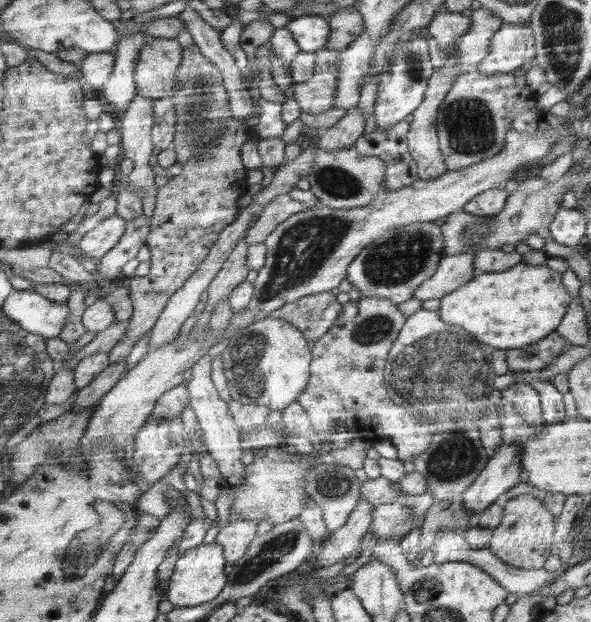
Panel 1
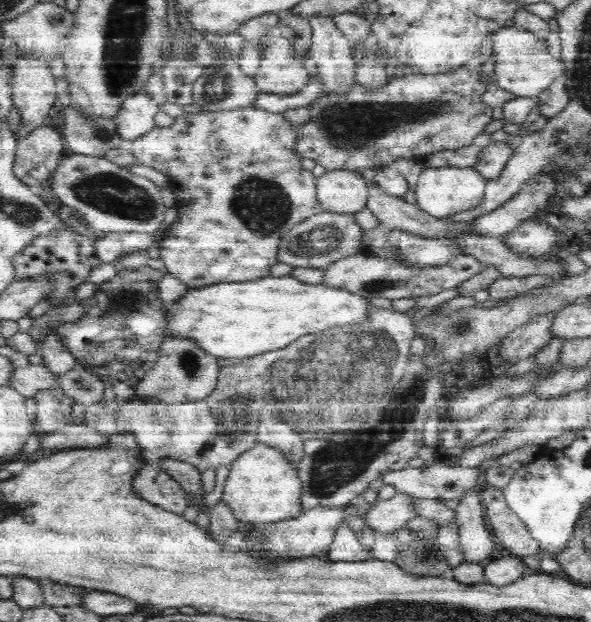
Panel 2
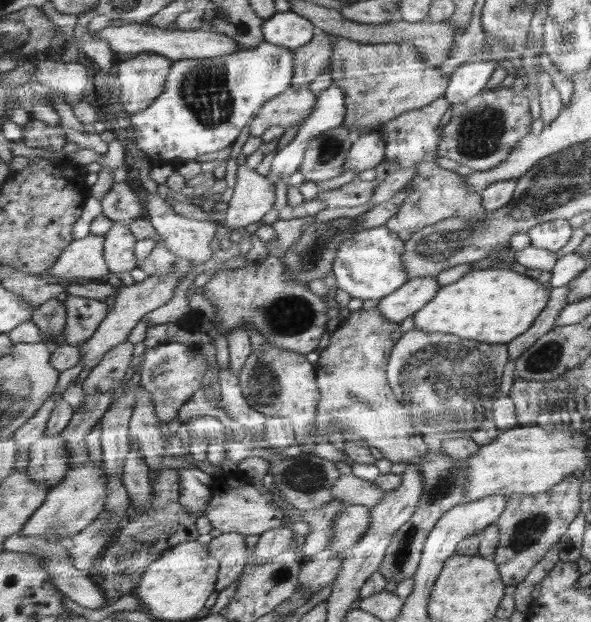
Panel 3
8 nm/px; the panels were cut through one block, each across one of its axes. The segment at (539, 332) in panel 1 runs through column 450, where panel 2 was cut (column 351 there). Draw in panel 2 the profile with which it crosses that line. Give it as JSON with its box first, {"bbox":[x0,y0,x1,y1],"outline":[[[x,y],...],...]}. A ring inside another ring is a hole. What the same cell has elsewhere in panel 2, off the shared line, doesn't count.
{"bbox":[164,275,373,360],"outline":[[[268,275],[244,282],[189,289],[178,300],[184,310],[166,319],[164,335],[196,342],[216,358],[240,360],[288,346],[302,335],[358,324],[373,307],[367,298],[336,287],[302,282],[294,275]]]}

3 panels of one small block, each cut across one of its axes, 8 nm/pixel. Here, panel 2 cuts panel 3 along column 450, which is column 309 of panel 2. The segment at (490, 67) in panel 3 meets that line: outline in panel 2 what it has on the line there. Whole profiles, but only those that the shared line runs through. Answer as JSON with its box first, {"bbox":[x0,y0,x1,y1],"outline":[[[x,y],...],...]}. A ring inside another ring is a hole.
{"bbox":[250,77,326,112],"outline":[[[310,77],[310,84],[305,87],[305,90],[298,94],[276,95],[272,93],[258,94],[258,98],[250,108],[258,108],[267,112],[285,112],[287,110],[296,110],[296,108],[304,108],[310,101],[319,98],[320,94],[324,93],[326,88],[323,86],[322,80],[318,77]]]}

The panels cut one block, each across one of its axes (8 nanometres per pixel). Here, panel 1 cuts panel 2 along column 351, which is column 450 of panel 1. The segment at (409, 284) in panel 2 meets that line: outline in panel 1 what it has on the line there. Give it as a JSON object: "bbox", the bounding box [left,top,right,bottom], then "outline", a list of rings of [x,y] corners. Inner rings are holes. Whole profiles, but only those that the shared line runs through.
{"bbox":[414,252,482,301],"outline":[[[472,252],[443,257],[435,274],[416,288],[414,297],[421,301],[441,299],[480,274],[482,272],[475,268],[475,255]]]}

